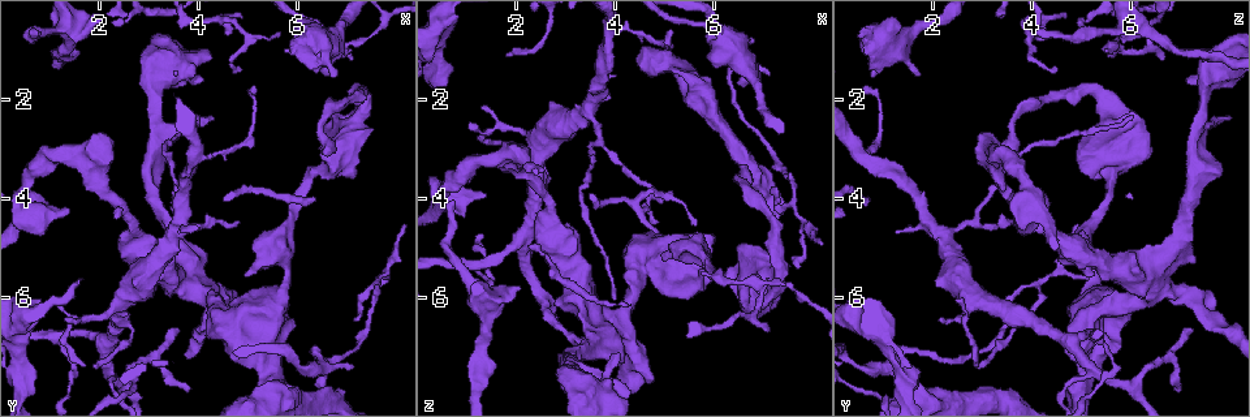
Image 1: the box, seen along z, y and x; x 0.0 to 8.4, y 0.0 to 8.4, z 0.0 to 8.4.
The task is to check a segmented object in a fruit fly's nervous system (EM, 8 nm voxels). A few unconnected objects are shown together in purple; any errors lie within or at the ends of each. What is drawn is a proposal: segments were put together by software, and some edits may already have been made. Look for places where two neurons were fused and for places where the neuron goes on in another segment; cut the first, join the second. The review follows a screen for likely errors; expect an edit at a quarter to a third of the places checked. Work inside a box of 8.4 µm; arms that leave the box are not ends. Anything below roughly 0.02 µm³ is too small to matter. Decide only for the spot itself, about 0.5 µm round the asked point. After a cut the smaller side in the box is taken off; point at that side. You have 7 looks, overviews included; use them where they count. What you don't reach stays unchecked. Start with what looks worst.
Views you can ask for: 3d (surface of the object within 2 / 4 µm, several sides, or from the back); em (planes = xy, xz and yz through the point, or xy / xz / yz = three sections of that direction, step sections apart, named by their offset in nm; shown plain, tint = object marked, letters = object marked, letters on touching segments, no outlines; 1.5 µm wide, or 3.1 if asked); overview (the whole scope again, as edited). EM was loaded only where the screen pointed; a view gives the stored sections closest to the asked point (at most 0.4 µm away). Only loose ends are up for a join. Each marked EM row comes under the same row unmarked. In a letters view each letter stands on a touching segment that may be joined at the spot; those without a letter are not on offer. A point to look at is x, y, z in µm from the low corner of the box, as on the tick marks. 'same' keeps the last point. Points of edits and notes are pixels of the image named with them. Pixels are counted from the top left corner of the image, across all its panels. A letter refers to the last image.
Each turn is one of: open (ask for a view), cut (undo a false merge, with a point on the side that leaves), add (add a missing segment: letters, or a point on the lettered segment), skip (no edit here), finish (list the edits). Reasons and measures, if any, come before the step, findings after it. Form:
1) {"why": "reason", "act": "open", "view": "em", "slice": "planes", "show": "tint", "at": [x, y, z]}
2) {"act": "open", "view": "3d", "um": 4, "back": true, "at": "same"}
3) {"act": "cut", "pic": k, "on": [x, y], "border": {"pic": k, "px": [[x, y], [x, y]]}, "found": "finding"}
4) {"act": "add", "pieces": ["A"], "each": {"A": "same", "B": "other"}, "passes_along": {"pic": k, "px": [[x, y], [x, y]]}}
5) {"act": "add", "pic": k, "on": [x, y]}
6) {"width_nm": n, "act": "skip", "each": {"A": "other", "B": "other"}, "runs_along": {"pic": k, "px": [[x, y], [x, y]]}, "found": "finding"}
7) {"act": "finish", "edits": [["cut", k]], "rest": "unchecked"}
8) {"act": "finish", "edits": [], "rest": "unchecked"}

{"why": "branch stops here", "act": "open", "view": "3d", "um": 4, "at": [4.15, 1.65, 7.10]}

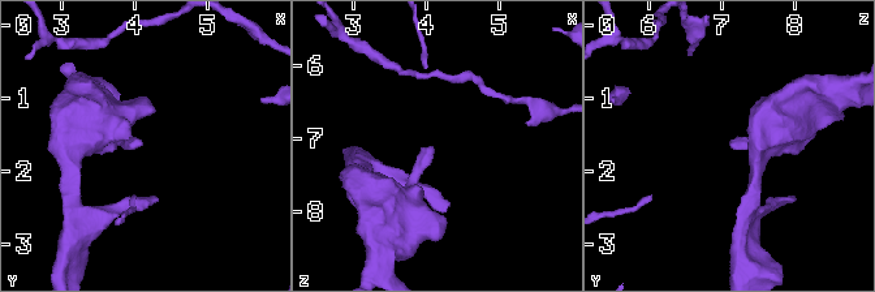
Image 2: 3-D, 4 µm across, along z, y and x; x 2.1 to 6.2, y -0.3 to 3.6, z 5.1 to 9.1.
{"act": "open", "view": "em", "slice": "xy", "step": 4, "show": "letters", "at": [4.10, 1.60, 7.10]}

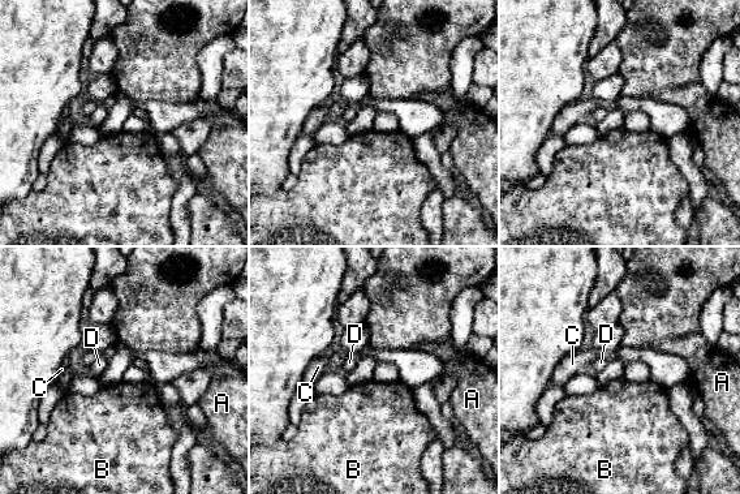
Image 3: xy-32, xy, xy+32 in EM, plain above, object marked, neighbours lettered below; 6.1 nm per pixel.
{"act": "open", "view": "em", "slice": "planes", "show": "letters", "at": "same"}

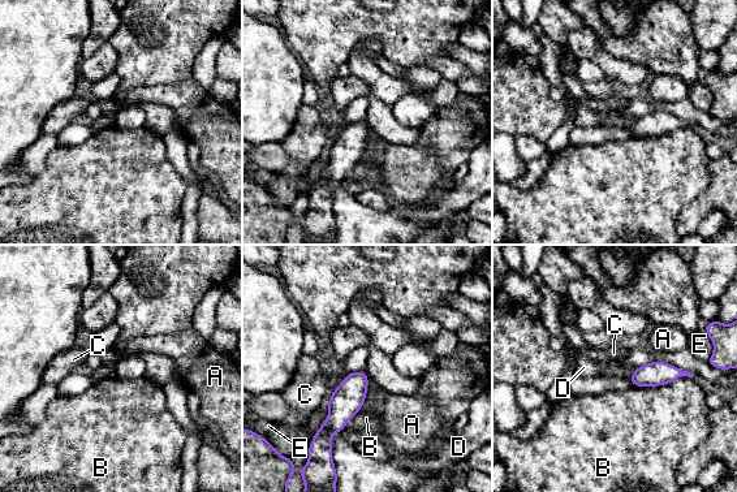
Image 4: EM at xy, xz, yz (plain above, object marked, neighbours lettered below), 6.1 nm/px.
{"longest_contact_nm": ["D", 380], "act": "skip", "each": {"A": "other", "B": "other", "C": "other", "D": "other", "E": "other"}, "found": "none of them fits"}

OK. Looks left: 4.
{"why": "long arm stops here", "act": "open", "view": "em", "slice": "xy", "step": 8, "show": "letters", "at": [6.55, 3.20, 3.35]}

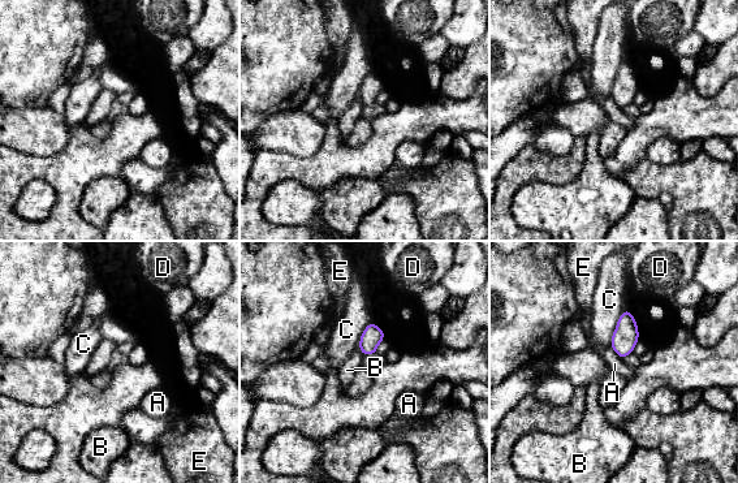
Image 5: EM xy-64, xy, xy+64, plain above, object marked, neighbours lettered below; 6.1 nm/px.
{"act": "open", "view": "em", "slice": "planes", "show": "letters", "at": "same"}

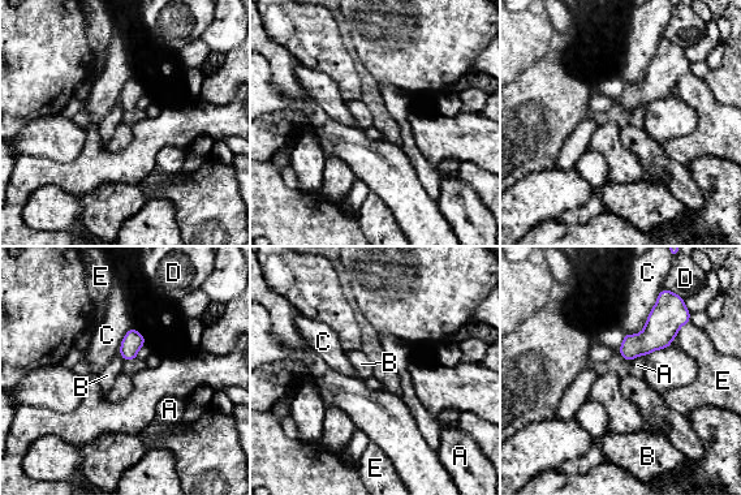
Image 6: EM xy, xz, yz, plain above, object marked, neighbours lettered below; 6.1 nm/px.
{"act": "skip", "each": {"A": "other", "B": "other", "C": "other", "D": "other", "E": "other"}, "found": "none of them fits"}

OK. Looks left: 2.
{"why": "calibre changes", "act": "open", "view": "3d", "um": 2, "at": [1.15, 6.80, 5.40]}

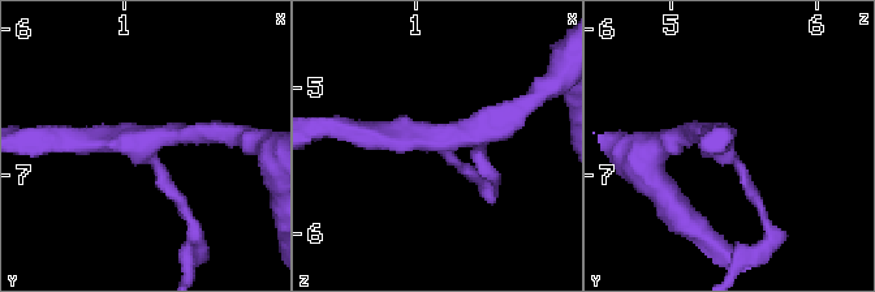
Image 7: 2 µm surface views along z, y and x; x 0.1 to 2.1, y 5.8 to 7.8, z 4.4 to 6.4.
{"arms": 3, "act": "open", "view": "em", "slice": "xy", "step": 4, "show": "letters", "at": [1.12, 6.84, 5.40]}

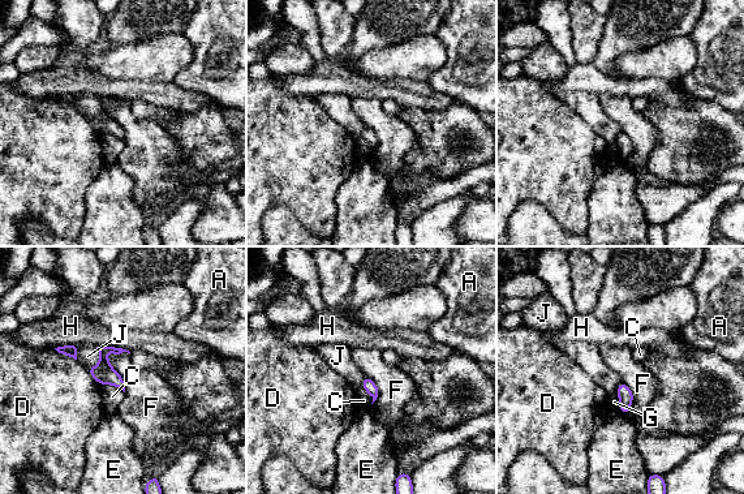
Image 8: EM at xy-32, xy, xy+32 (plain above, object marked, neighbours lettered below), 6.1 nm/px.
{"longest_contact_nm": ["F", 280], "act": "skip", "each": {"A": "other", "C": "other", "D": "other", "E": "other", "F": "other", "G": "other", "H": "other", "J": "other"}, "border": {"pic": 8, "px": [[97, 347], [98, 361], [87, 369]]}, "found": "one neuron here"}

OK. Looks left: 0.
{"act": "finish", "edits": [], "rest": "unchecked"}

